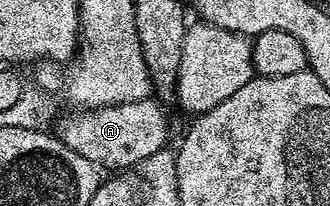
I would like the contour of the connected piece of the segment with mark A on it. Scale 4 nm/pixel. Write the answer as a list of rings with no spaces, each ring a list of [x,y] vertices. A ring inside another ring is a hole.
[[[156,98],[140,99],[137,103],[116,103],[110,107],[81,109],[66,123],[55,128],[56,134],[79,157],[87,157],[98,169],[106,167],[109,173],[125,173],[138,168],[140,163],[167,147],[169,143],[169,119],[155,101]]]

